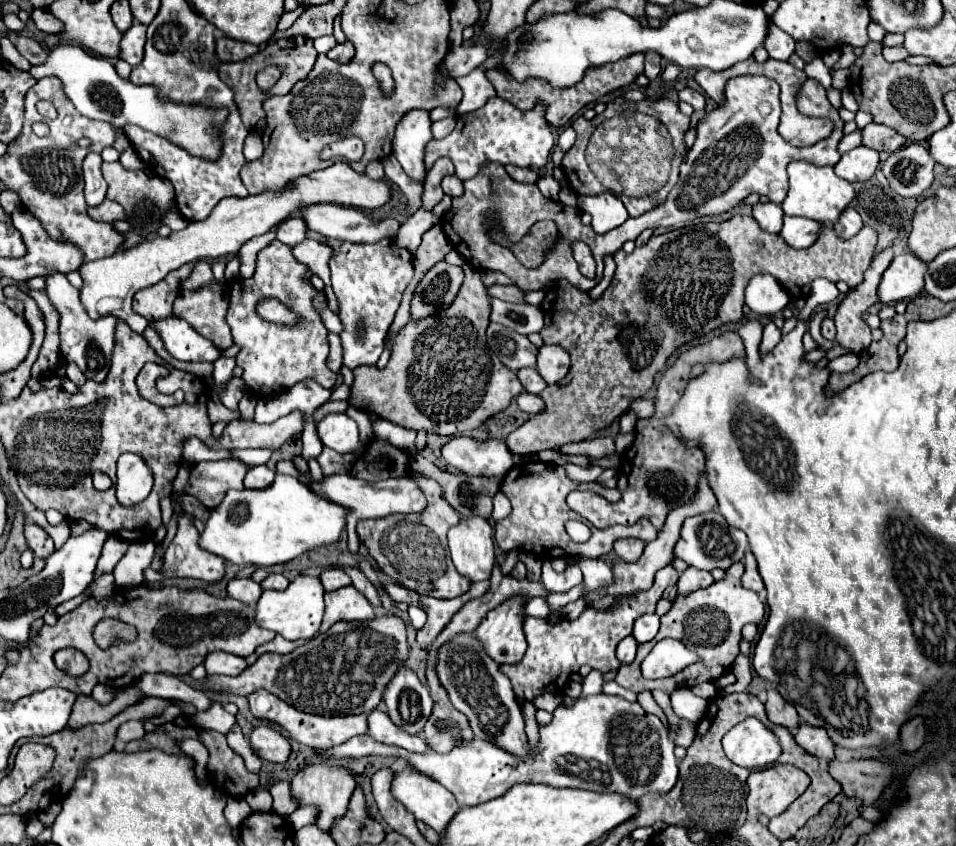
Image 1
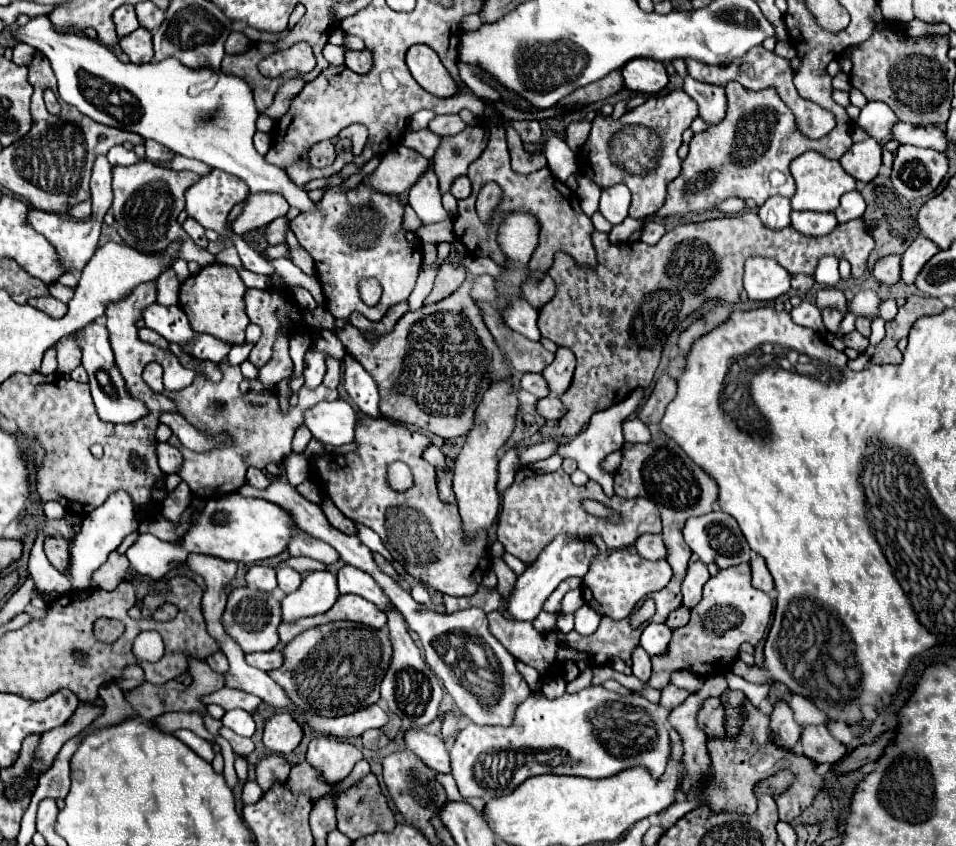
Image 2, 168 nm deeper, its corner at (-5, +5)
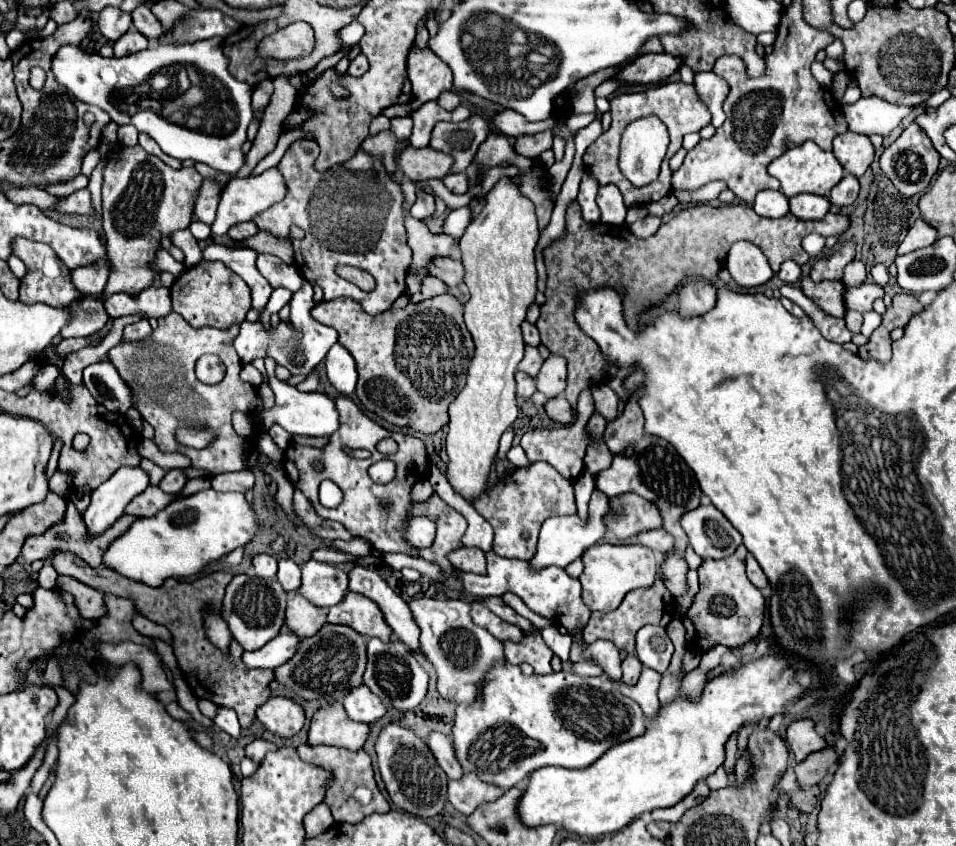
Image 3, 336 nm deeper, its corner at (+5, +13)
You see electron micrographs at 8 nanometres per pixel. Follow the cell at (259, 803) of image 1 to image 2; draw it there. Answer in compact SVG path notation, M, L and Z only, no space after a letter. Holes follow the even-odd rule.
M270 755L256 765L256 781L262 791L268 791L276 783L284 783L290 773L290 765L280 755Z

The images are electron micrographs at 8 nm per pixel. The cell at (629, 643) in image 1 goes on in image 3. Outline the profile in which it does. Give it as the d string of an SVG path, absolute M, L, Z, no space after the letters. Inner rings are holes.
M628 655L622 661L622 679L620 681L626 683L626 685L636 685L638 677L640 677L640 671L642 671L642 663L638 661L638 657Z

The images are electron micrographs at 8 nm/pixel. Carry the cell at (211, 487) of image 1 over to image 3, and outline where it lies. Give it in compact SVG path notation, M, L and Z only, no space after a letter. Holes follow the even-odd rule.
M168 313L166 317L158 319L158 327L156 331L152 331L152 335L148 339L142 339L142 341L120 341L116 347L112 347L108 351L108 359L110 363L118 369L120 377L130 385L130 389L134 389L134 407L140 411L142 419L146 423L150 423L154 427L154 443L158 445L160 451L164 453L178 453L178 445L176 445L176 439L174 439L174 433L176 429L180 427L210 427L218 433L216 441L202 449L202 451L190 451L190 453L184 453L192 459L192 465L198 467L198 469L206 469L210 471L212 475L218 475L218 473L228 473L228 471L240 471L244 469L244 463L242 463L242 455L246 453L246 449L250 447L250 441L238 437L232 429L232 413L234 411L250 411L250 403L252 399L256 397L256 389L250 385L250 383L244 383L240 379L240 369L242 369L242 361L240 357L236 355L234 347L232 347L232 339L238 335L238 329L240 325L234 323L230 329L214 329L214 327L200 327L200 329L194 329L190 327L178 313ZM206 353L214 353L222 359L222 363L226 365L226 377L216 383L216 385L206 385L206 383L200 383L194 375L194 365L196 361L206 355Z

